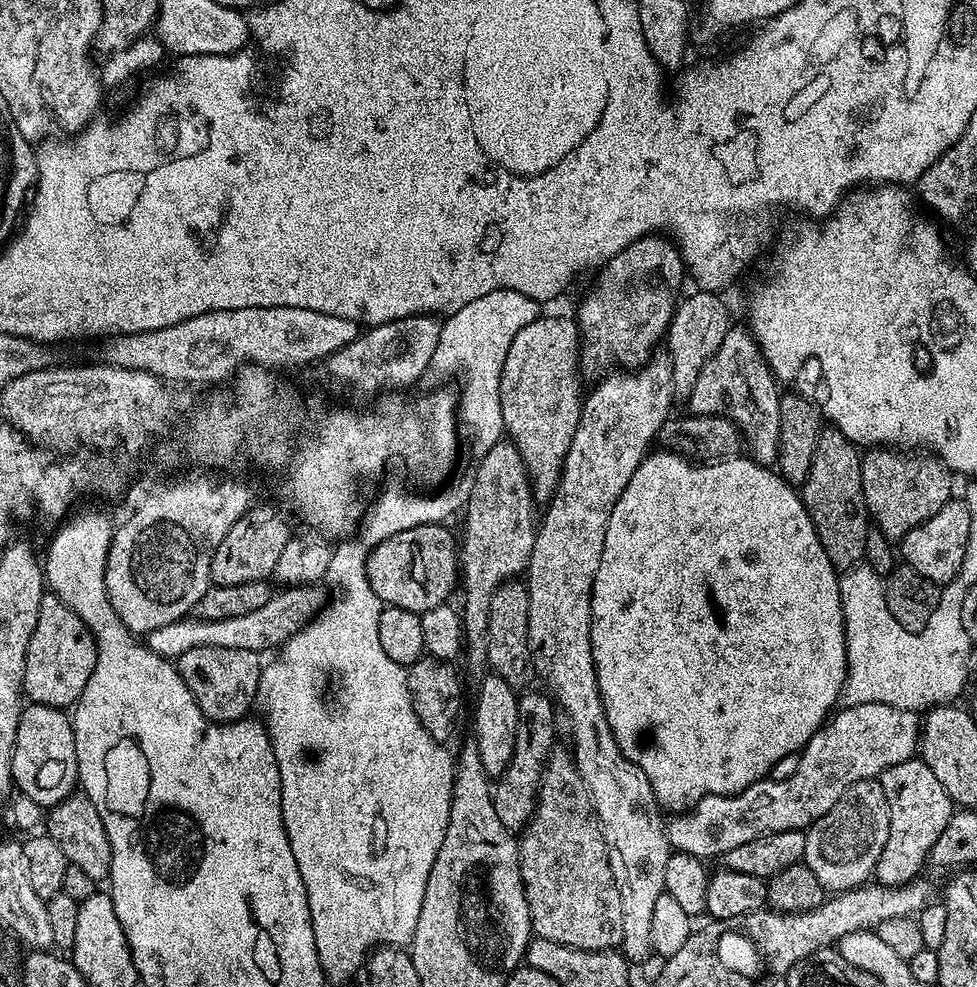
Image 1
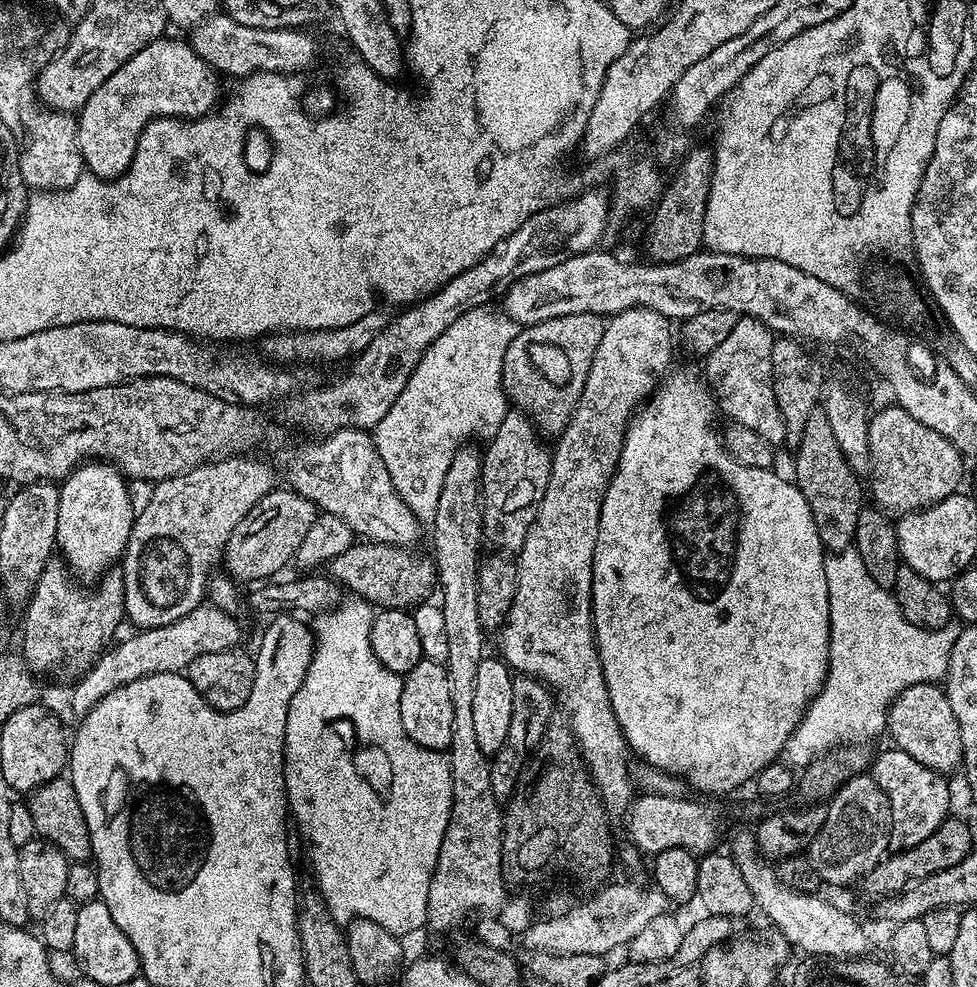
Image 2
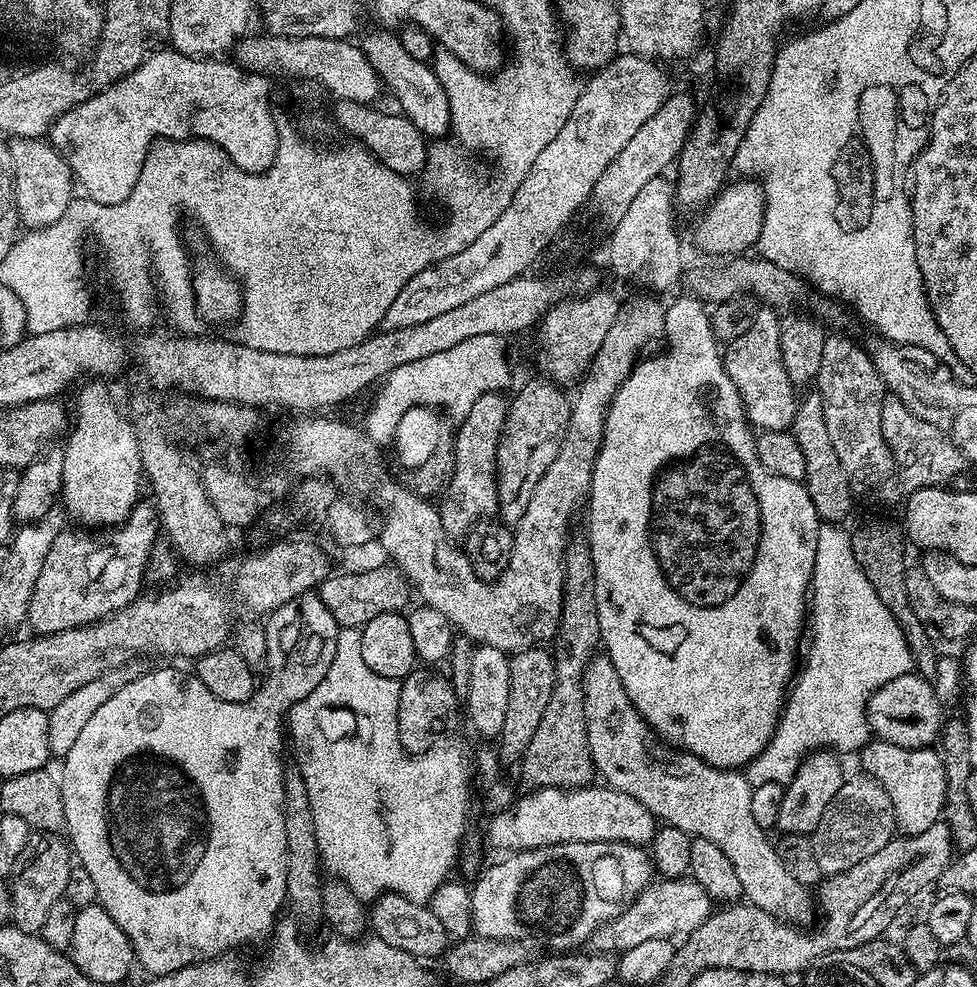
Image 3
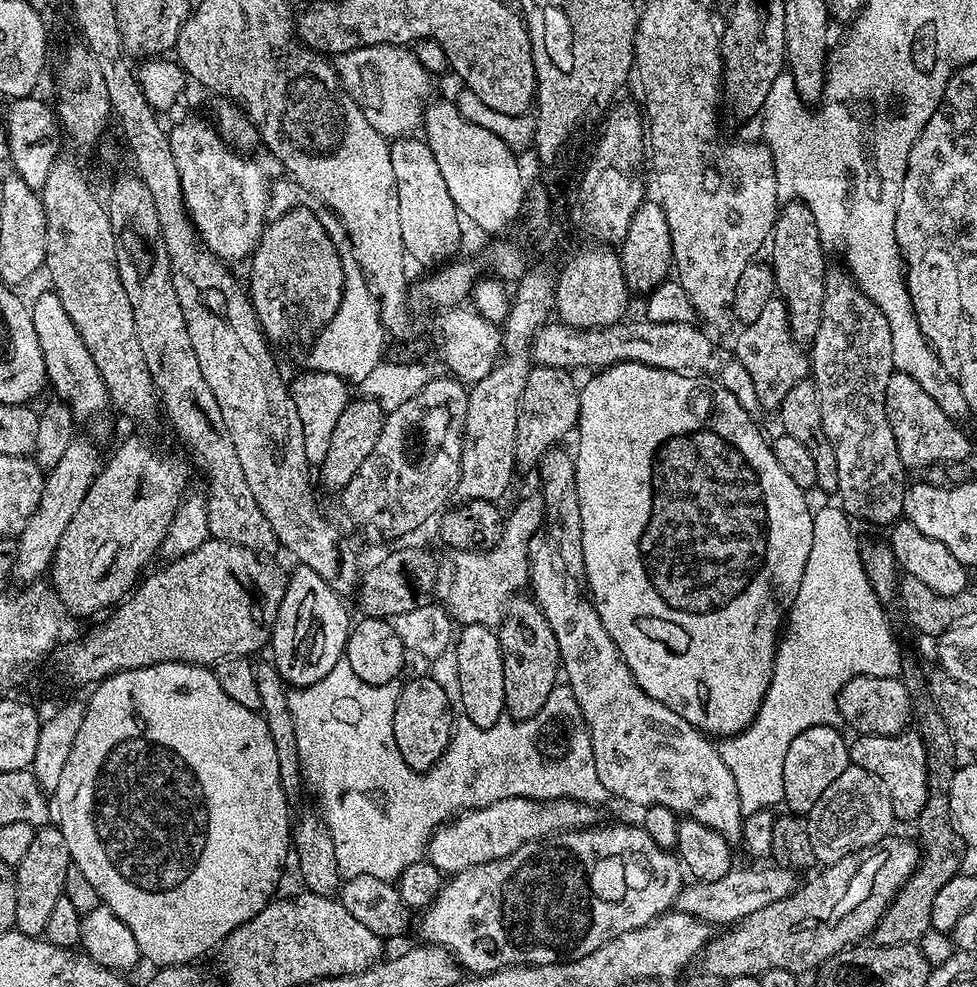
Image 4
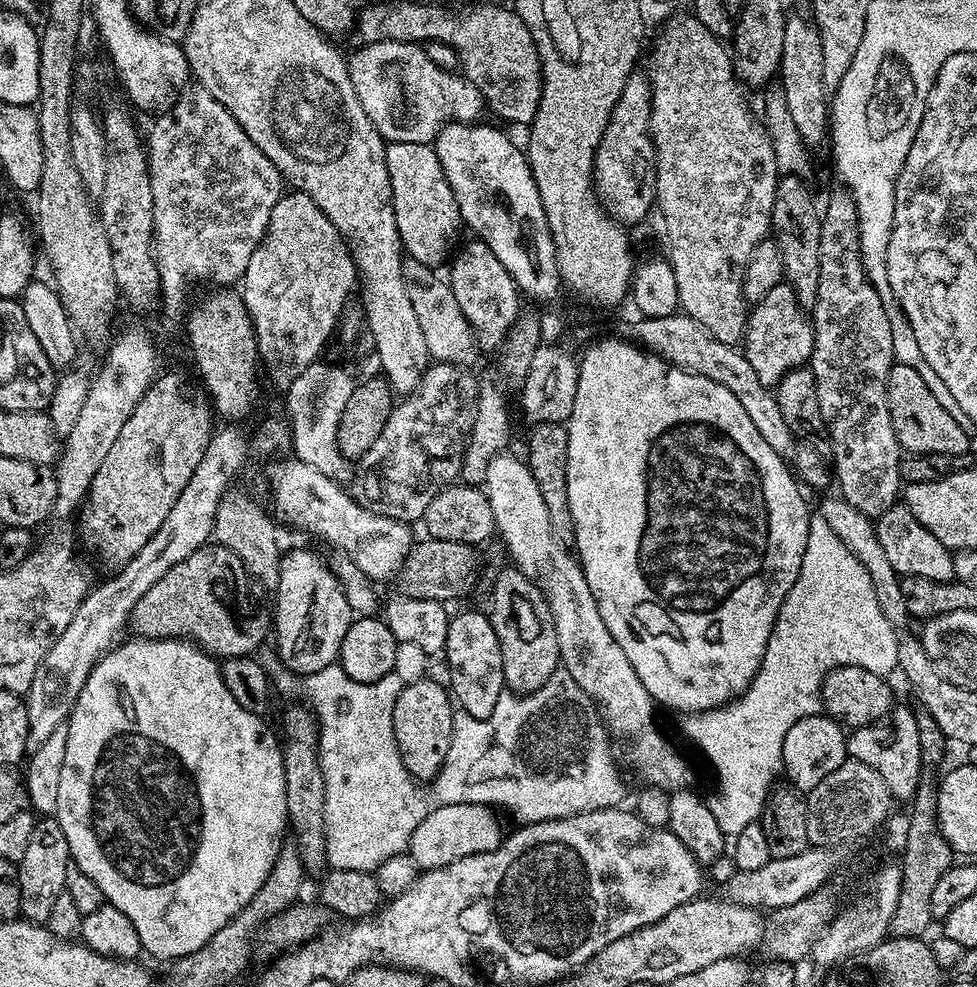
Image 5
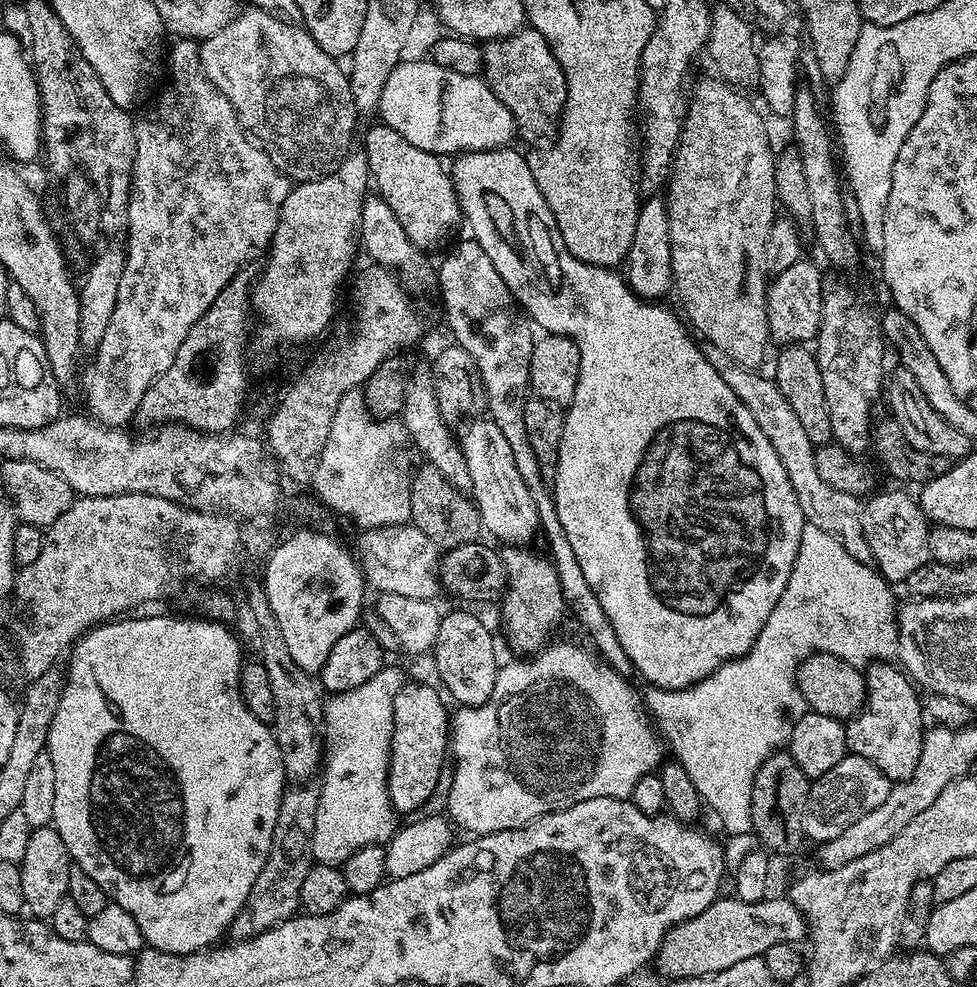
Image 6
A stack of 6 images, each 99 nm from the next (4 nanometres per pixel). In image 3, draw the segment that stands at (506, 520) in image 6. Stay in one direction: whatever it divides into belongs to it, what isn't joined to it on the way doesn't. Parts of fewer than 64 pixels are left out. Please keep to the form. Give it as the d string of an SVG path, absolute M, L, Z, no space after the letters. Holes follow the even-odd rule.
M597 654L593 656L588 669L584 672L584 709L586 710L586 718L588 719L588 745L590 746L590 754L592 761L596 767L599 779L603 781L609 788L617 788L622 794L630 794L630 798L638 798L638 802L642 806L646 806L650 810L652 816L656 817L657 821L664 824L672 824L678 830L682 830L686 835L693 838L701 836L710 842L714 842L714 846L719 846L723 852L726 853L726 858L730 858L730 863L734 866L734 871L738 874L738 882L742 882L742 896L747 903L758 906L762 910L766 910L770 914L774 914L779 920L787 920L793 926L808 926L812 920L812 908L814 912L814 896L812 896L805 885L799 884L797 880L786 870L786 866L782 866L782 858L778 858L776 853L775 843L770 839L768 841L769 833L758 826L754 822L753 811L751 810L751 794L753 785L749 784L748 777L743 771L733 770L730 768L715 768L710 766L702 758L698 758L694 754L683 751L667 742L665 742L652 727L642 718L642 714L637 710L630 698L626 694L626 690L622 686L622 678L618 678L618 670L614 670L614 662L610 662L607 654Z

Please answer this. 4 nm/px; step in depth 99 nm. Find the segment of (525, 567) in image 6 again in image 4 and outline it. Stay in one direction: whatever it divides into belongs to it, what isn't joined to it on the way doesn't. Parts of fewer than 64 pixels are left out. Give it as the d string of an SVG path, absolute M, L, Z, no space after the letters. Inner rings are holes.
M517 594L507 601L498 625L498 635L506 674L504 707L511 719L525 720L546 706L546 698L550 698L556 688L562 672L558 638L554 638L554 630L550 630L550 622L546 622L535 599L528 597L527 600L524 594Z

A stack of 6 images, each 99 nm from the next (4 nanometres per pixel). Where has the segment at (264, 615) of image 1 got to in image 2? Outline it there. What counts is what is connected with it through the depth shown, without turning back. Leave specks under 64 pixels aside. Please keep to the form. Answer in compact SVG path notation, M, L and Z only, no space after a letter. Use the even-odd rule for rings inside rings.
M210 602L199 604L190 614L170 622L166 626L157 628L141 628L133 631L133 636L128 636L124 641L113 643L104 653L96 659L91 668L75 681L72 688L72 697L69 698L68 704L72 707L72 712L76 718L82 718L95 706L106 694L122 686L134 682L138 678L146 678L155 672L178 672L183 673L194 662L194 658L202 658L202 654L218 654L218 650L237 647L241 642L240 628L237 617L228 616L222 610L215 608Z

